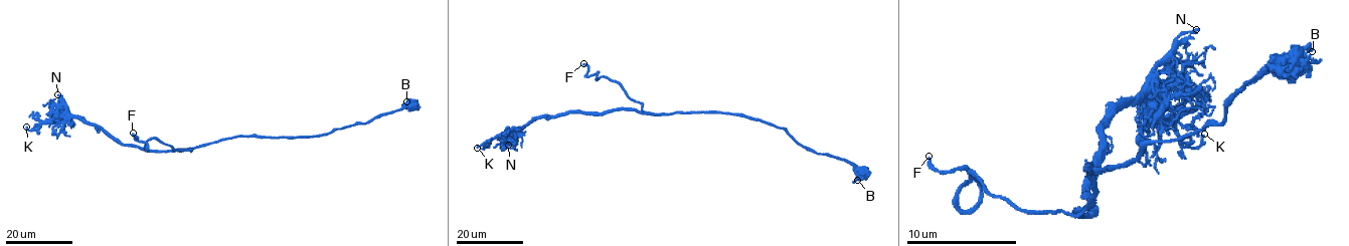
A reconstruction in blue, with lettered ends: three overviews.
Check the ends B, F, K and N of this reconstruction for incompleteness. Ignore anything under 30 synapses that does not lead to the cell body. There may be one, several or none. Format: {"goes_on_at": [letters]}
{"goes_on_at": ["F"]}

